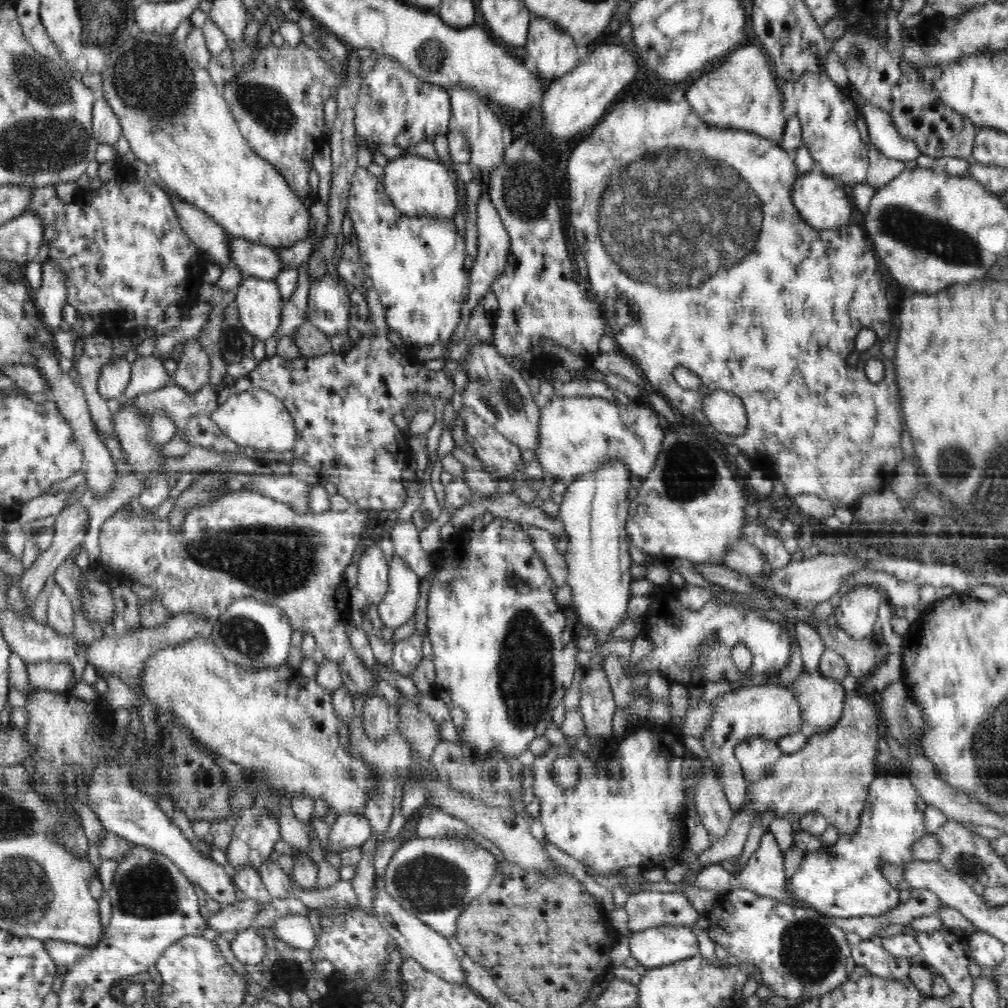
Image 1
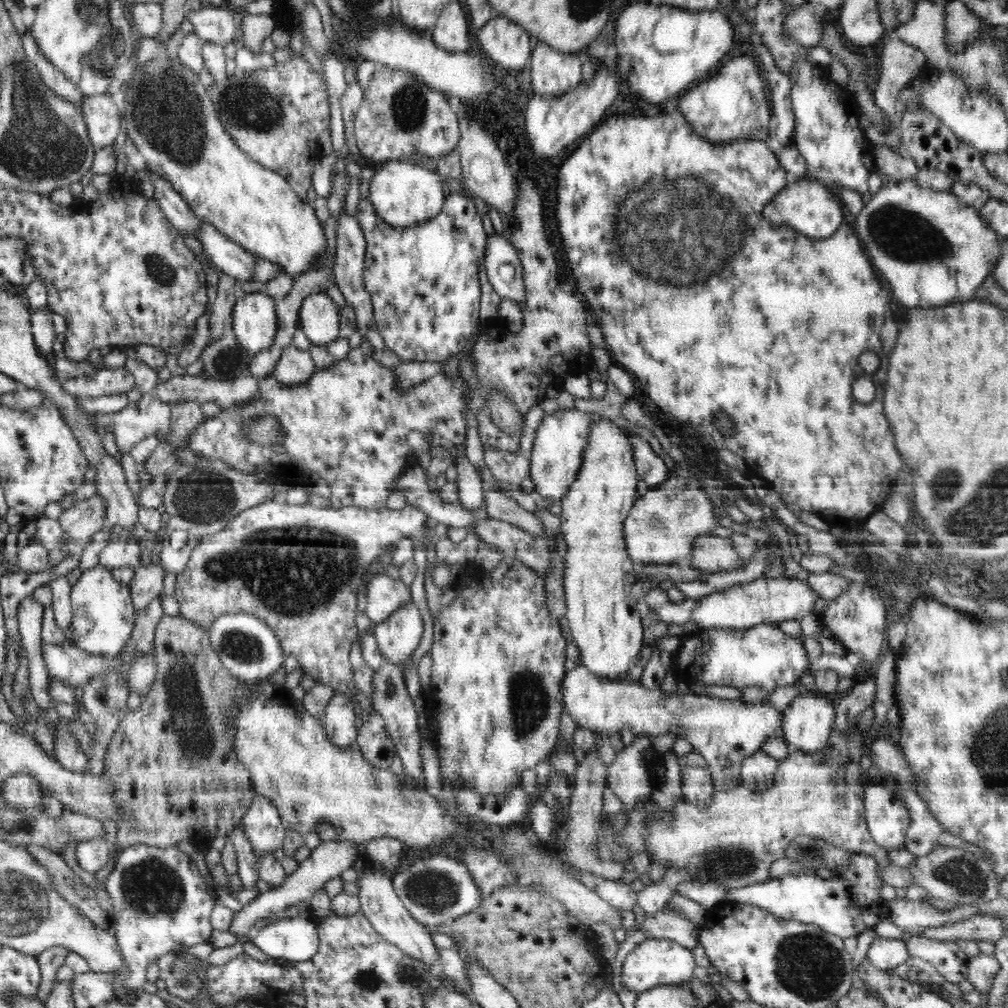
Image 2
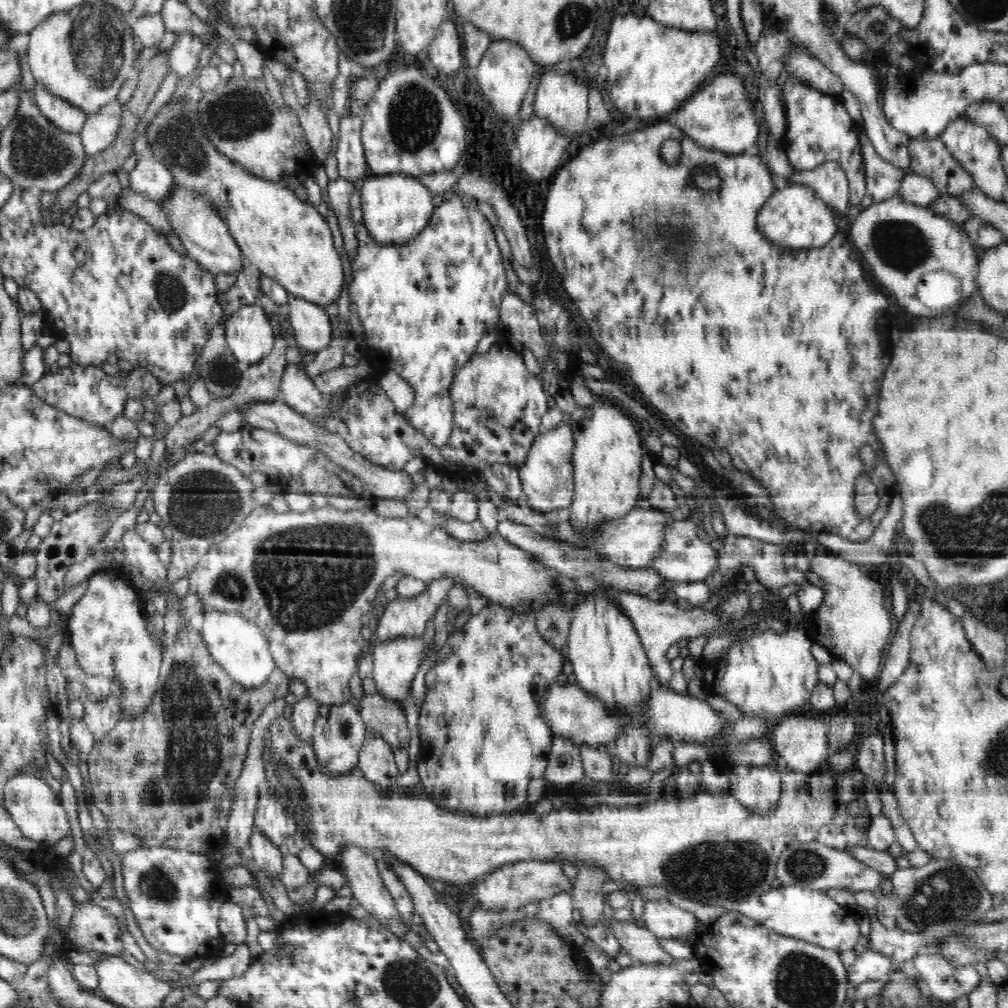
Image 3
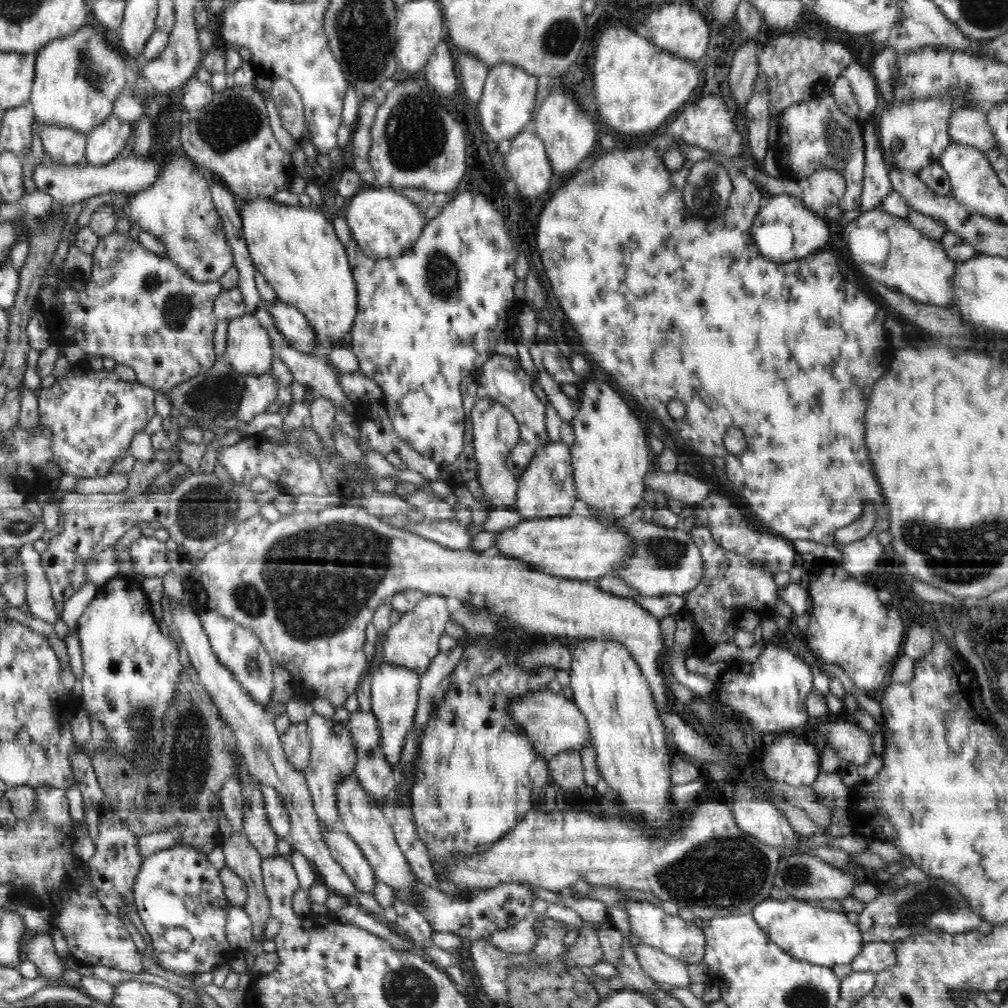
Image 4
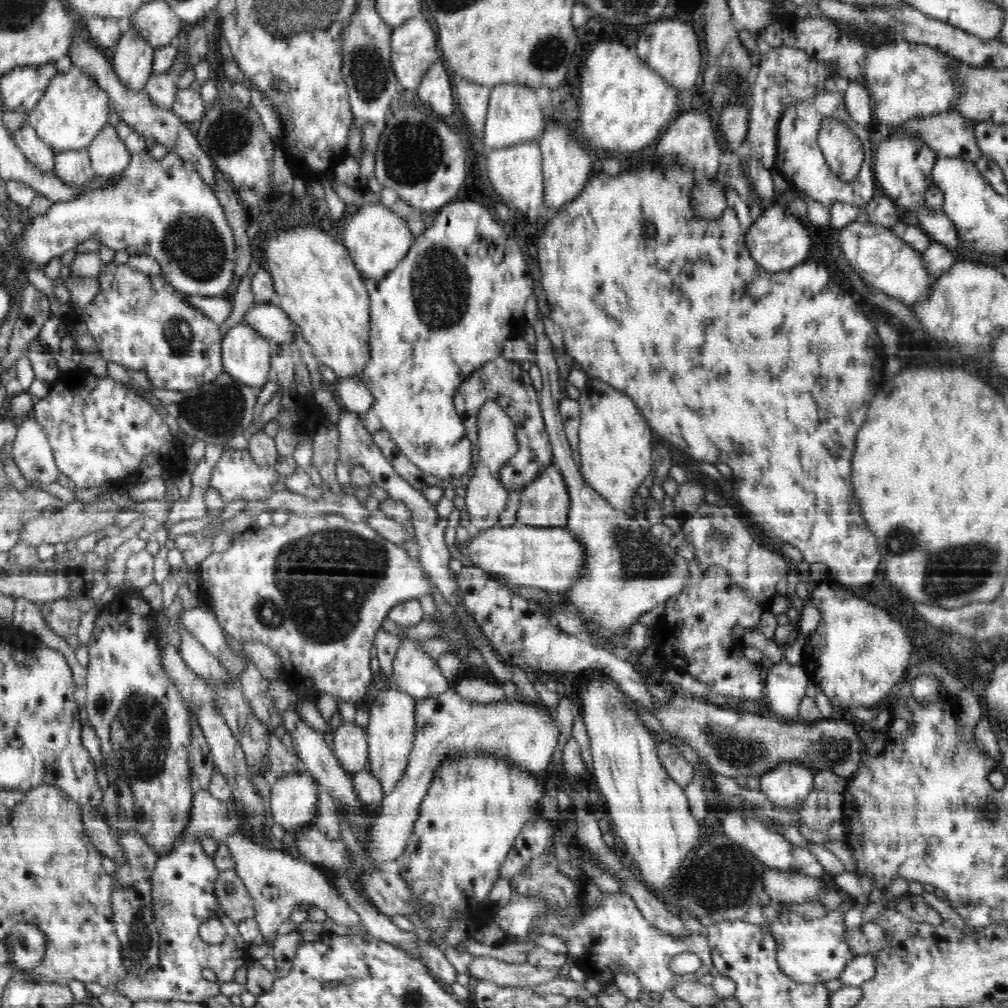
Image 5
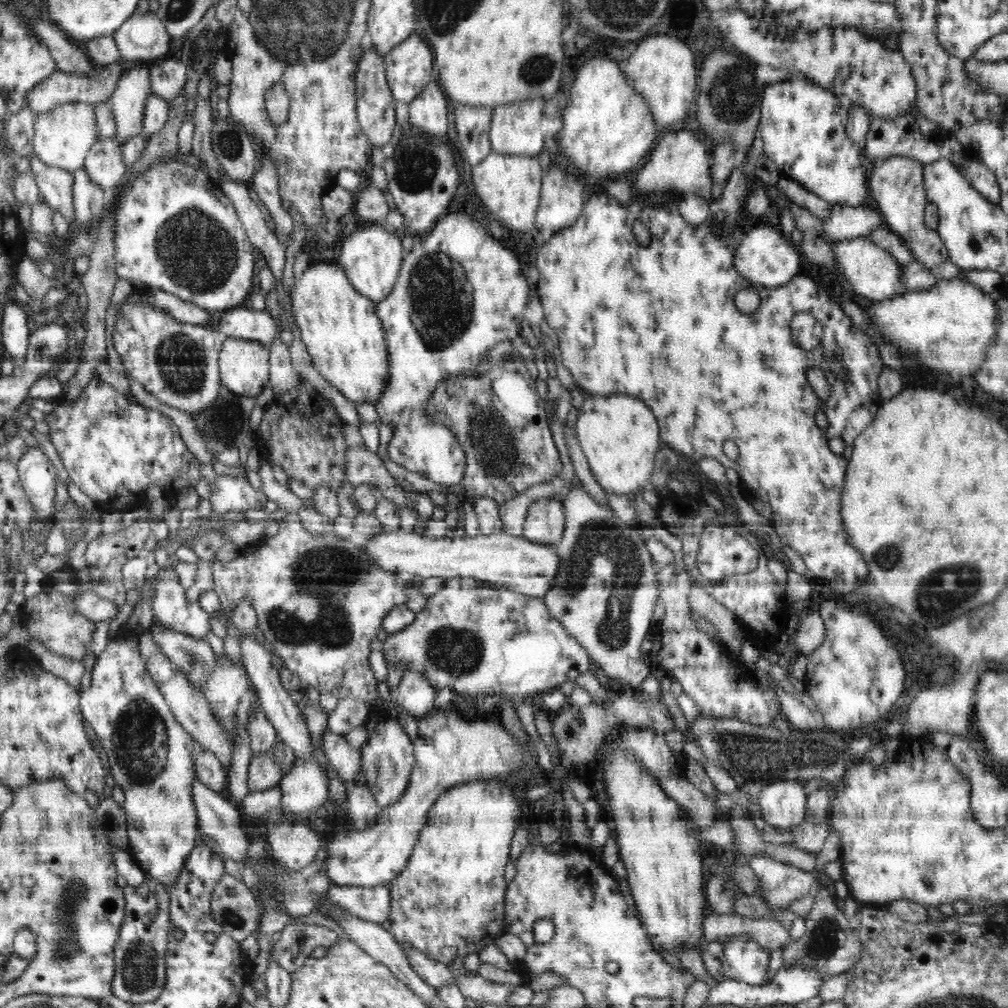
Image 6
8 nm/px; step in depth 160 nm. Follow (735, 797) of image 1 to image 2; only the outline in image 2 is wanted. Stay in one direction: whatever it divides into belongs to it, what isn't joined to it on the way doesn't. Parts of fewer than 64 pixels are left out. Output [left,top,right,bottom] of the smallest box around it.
[562,662,782,790]

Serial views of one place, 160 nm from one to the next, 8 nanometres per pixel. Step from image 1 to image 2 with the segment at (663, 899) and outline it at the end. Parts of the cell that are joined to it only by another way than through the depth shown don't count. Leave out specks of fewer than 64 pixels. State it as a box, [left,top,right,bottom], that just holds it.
[640,908,699,950]

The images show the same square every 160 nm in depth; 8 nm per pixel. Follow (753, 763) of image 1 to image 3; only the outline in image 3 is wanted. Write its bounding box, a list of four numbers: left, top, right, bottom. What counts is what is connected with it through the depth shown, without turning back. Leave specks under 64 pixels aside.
[730,764,781,815]

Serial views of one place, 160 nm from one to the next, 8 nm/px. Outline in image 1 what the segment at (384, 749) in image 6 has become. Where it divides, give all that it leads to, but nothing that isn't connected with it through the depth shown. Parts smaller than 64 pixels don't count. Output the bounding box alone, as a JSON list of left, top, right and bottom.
[377,555,421,630]

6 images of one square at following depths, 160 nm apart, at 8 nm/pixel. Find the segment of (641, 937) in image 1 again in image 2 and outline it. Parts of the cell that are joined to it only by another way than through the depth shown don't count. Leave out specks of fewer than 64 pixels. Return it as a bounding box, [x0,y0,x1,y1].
[621,939,697,995]

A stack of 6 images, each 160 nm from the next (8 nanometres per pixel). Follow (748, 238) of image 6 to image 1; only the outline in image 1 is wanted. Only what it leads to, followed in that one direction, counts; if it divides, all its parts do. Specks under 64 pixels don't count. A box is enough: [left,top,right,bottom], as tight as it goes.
[790,170,853,230]

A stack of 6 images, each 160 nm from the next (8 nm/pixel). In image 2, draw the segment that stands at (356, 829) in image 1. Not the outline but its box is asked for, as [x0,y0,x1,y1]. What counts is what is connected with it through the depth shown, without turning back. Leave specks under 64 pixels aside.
[230,839,358,939]

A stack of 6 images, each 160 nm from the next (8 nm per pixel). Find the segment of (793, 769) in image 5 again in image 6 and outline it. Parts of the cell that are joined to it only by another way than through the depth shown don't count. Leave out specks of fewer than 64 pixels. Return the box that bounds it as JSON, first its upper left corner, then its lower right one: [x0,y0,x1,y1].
[758,781,808,831]

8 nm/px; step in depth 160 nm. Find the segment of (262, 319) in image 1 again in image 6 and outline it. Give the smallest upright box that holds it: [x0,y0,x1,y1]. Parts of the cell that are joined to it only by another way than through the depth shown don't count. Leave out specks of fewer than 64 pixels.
[219,336,269,397]

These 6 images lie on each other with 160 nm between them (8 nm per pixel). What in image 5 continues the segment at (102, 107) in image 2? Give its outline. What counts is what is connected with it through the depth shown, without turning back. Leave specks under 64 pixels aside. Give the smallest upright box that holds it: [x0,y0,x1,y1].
[87,123,133,179]

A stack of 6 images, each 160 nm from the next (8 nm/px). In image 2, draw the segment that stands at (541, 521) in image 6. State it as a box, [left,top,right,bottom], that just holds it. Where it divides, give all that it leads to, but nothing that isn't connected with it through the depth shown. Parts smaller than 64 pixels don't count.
[529,408,599,502]

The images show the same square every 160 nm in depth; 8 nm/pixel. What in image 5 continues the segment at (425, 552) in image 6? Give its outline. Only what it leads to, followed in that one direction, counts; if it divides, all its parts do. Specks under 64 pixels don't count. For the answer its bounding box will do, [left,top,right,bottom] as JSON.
[460,526,587,593]

